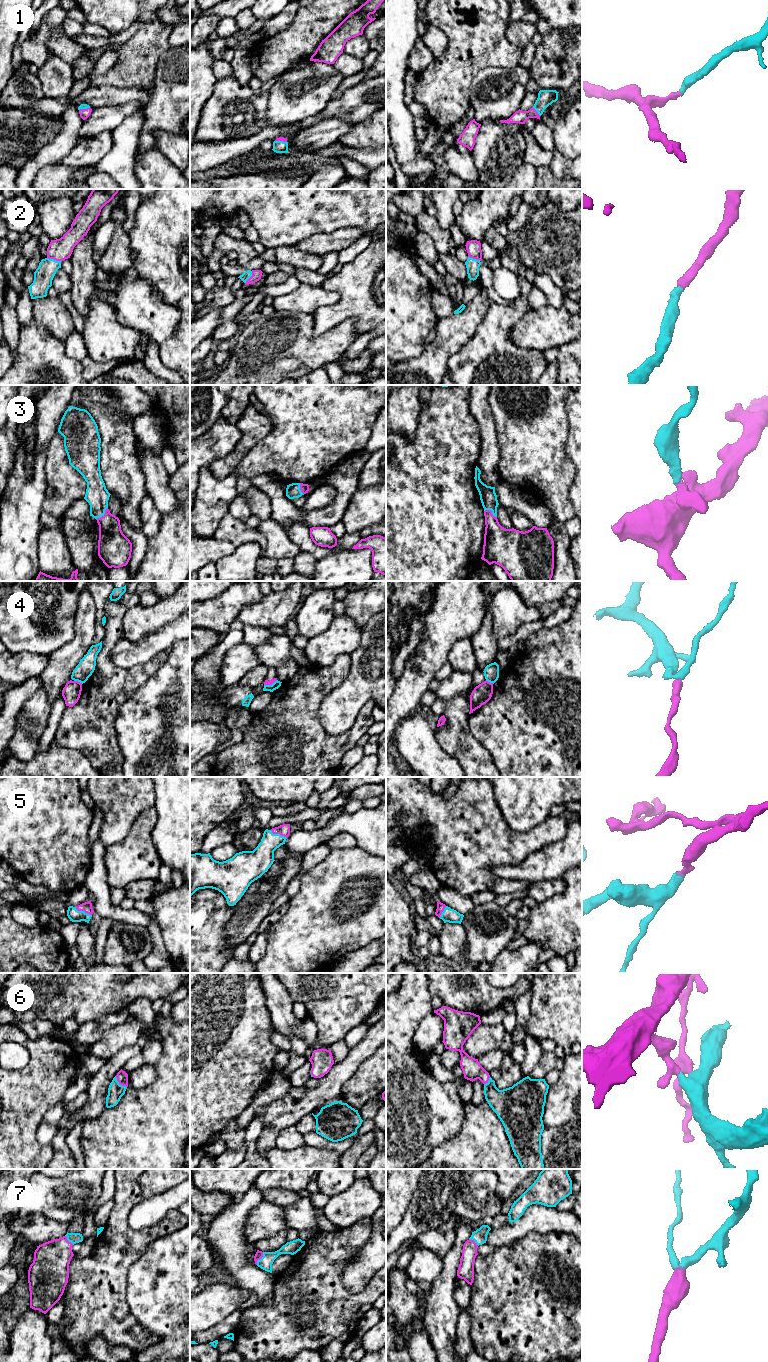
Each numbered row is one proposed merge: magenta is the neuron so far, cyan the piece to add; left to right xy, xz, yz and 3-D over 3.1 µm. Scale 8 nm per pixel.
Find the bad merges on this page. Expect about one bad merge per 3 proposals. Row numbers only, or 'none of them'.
4

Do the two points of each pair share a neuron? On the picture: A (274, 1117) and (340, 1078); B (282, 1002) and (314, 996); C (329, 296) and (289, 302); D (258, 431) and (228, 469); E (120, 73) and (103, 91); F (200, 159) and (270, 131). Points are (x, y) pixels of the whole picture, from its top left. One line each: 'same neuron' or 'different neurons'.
A: same neuron
B: different neurons
C: same neuron
D: same neuron
E: different neurons
F: same neuron

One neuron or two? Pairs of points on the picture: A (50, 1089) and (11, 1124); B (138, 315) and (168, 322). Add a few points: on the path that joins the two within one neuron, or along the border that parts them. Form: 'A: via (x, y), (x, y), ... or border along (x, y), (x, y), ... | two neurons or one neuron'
A: via (40, 1095), (21, 1114) | one neuron
B: via (145, 315), (150, 318), (161, 319) | one neuron

